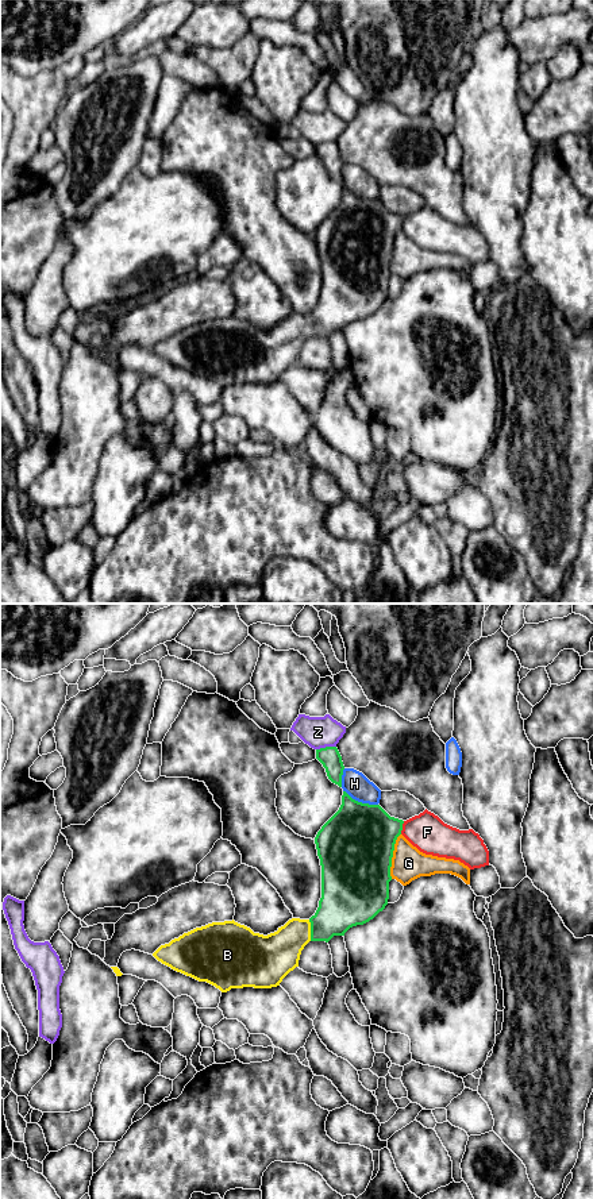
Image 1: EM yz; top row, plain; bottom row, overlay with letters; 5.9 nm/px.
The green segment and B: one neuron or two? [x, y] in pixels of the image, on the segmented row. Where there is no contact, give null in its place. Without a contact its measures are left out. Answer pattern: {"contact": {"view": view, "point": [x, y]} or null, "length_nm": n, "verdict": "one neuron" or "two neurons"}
{"contact": {"view": "yz", "point": [311, 930]}, "length_nm": 130, "verdict": "one neuron"}

